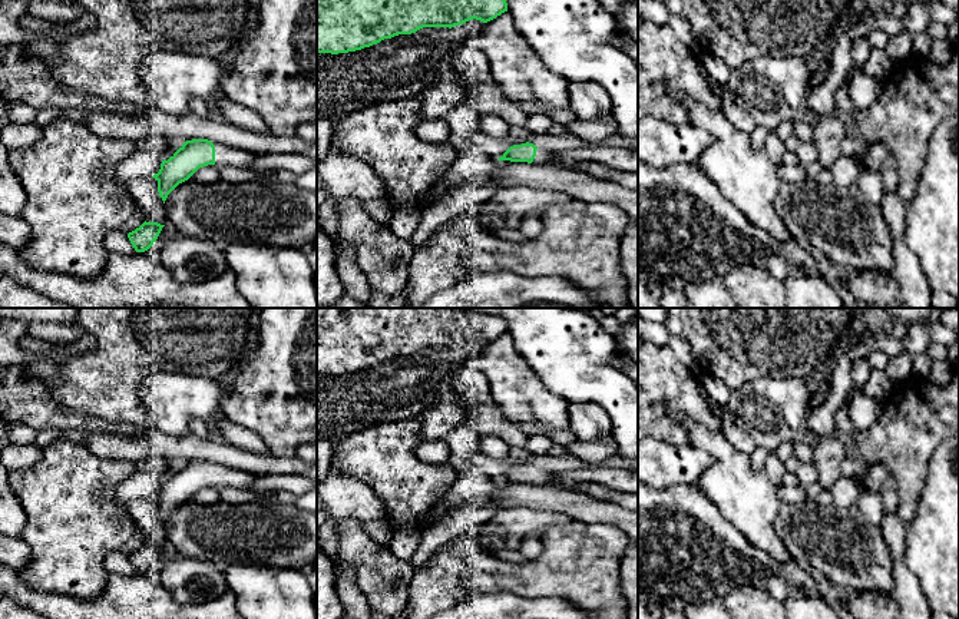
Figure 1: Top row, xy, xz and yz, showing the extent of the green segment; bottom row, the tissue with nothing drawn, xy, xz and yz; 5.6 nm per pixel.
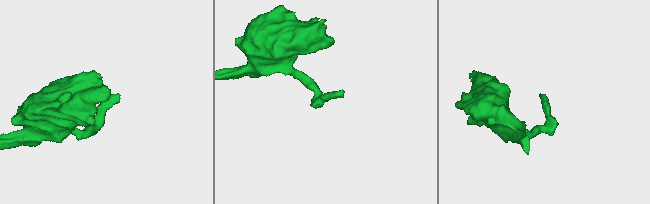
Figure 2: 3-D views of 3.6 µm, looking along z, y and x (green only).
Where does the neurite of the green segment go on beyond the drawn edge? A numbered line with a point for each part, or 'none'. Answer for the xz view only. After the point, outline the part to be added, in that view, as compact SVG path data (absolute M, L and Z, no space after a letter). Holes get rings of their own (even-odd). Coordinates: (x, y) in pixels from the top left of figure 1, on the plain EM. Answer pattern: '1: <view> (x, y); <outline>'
1: xz (544, 477); M538 467L538 470L536 470L536 477L535 477L535 480L533 480L532 484L538 484L538 486L555 484L555 486L562 487L560 484L558 484L558 483L555 483L555 481L552 480L553 474L555 474L555 473L550 471L550 470L546 470L546 469L543 469L543 467Z

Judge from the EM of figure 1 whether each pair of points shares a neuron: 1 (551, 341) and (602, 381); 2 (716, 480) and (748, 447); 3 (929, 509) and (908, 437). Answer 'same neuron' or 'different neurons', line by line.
1: same neuron
2: different neurons
3: different neurons

